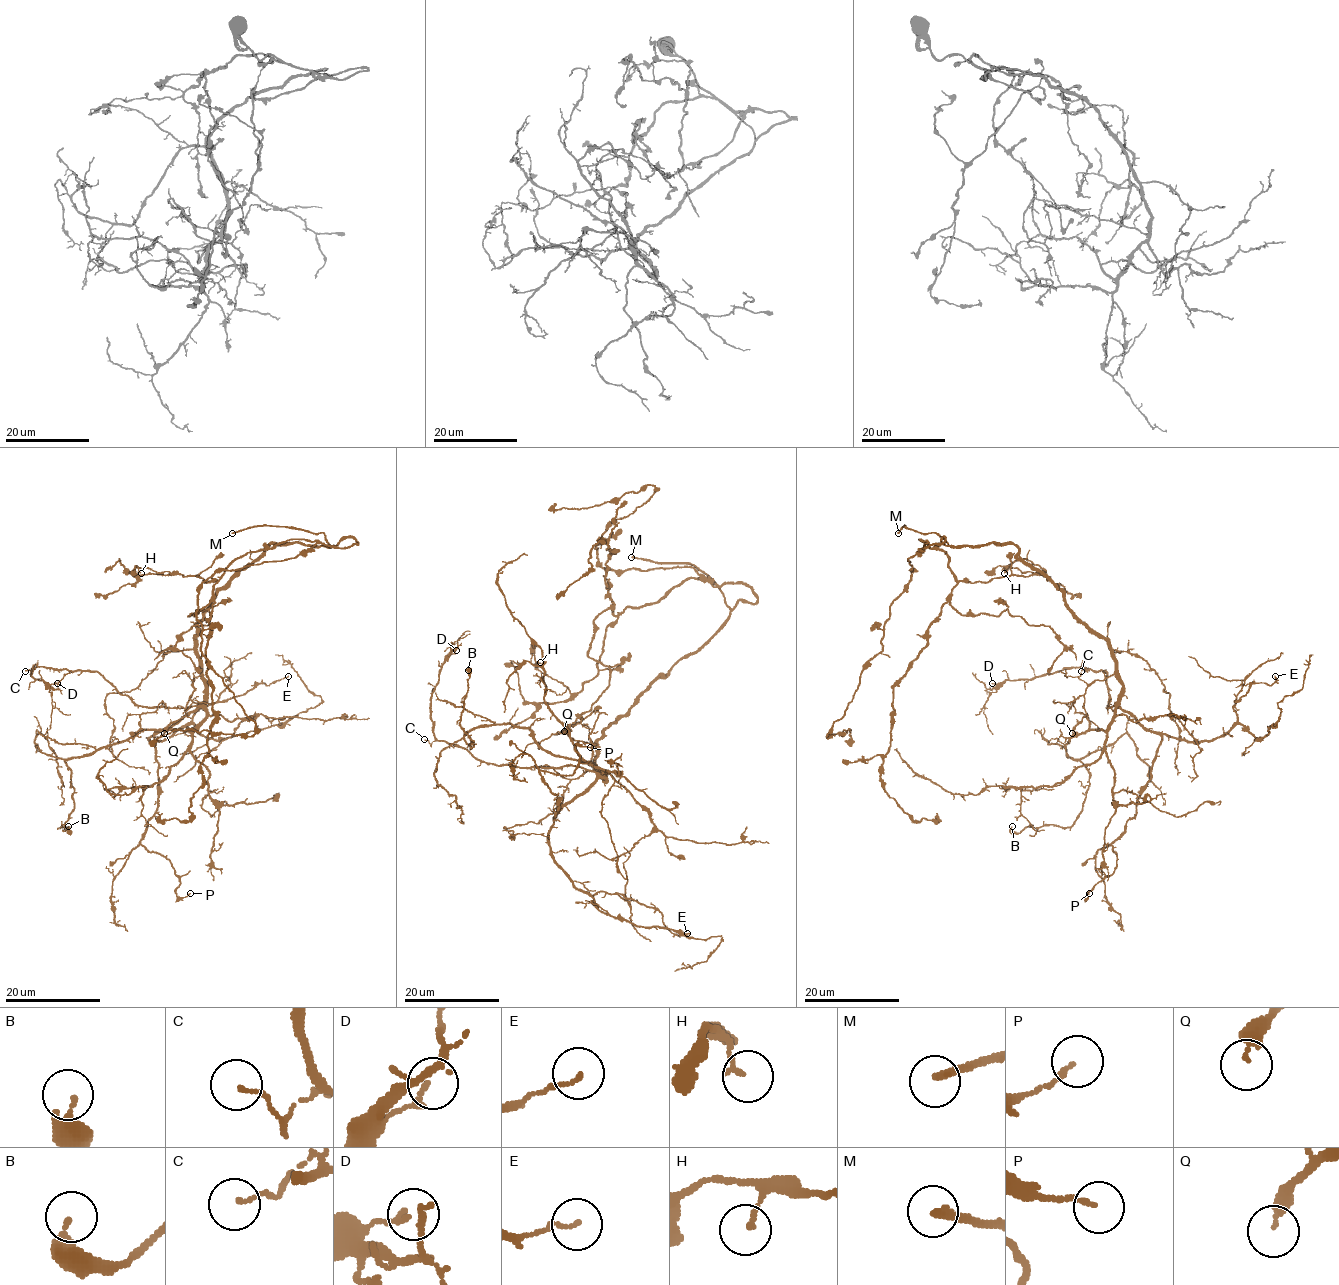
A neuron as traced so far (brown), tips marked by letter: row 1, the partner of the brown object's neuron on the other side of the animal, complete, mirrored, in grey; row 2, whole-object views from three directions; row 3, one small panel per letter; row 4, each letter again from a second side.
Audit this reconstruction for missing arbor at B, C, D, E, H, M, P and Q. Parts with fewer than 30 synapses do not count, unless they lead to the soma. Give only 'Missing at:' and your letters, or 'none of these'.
Missing at: M

